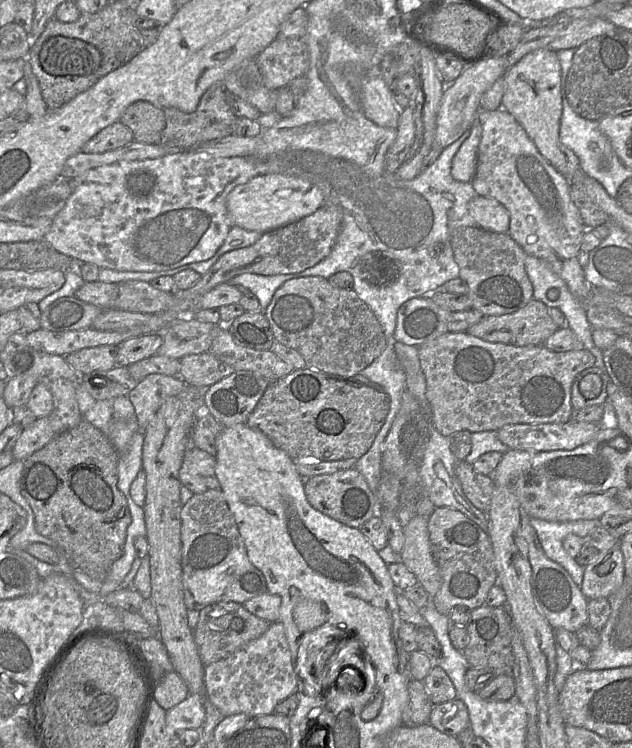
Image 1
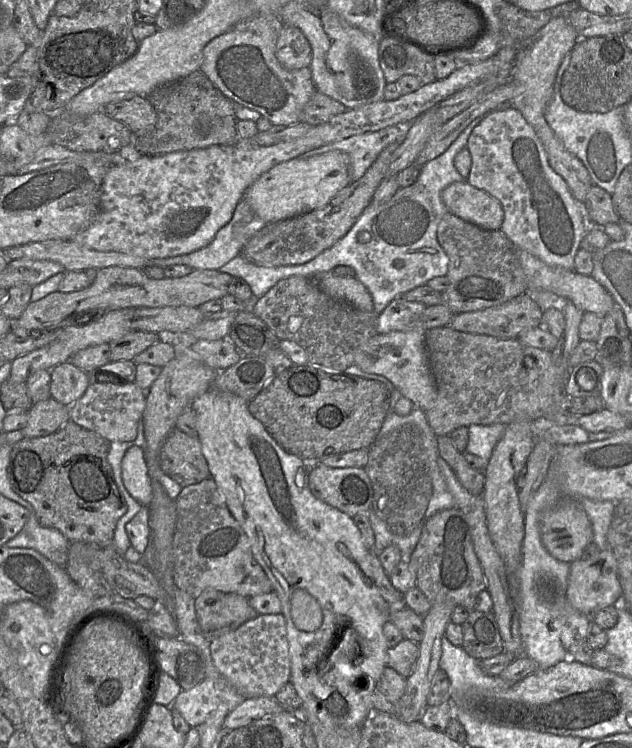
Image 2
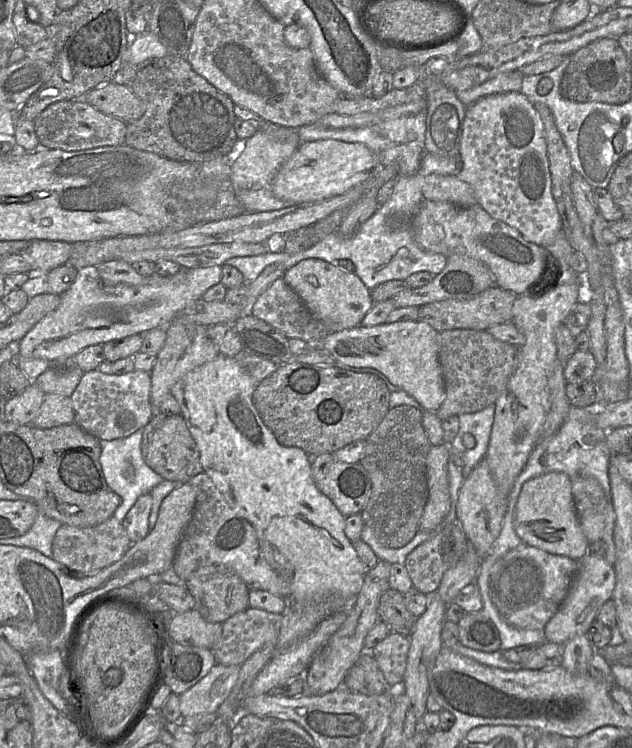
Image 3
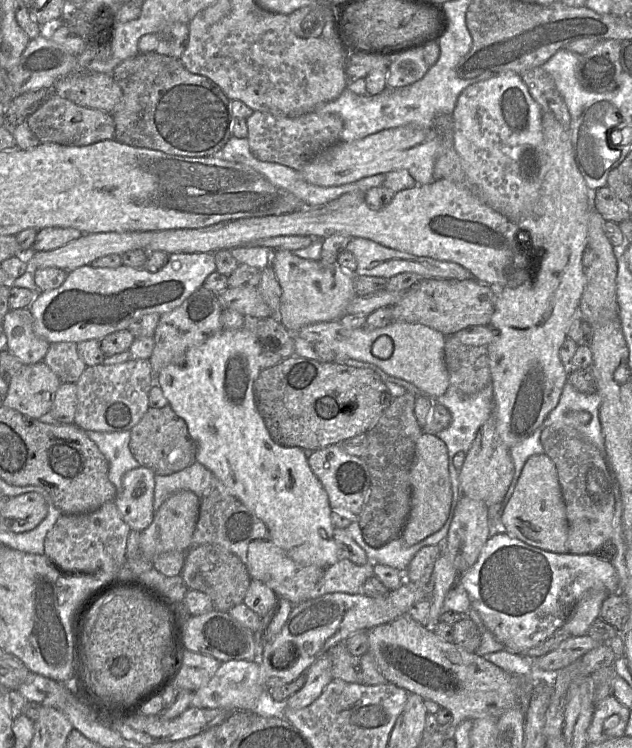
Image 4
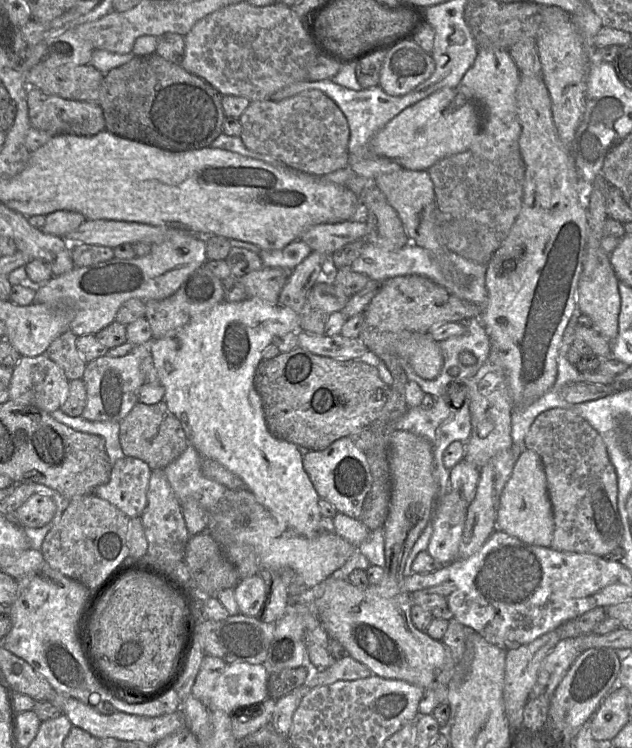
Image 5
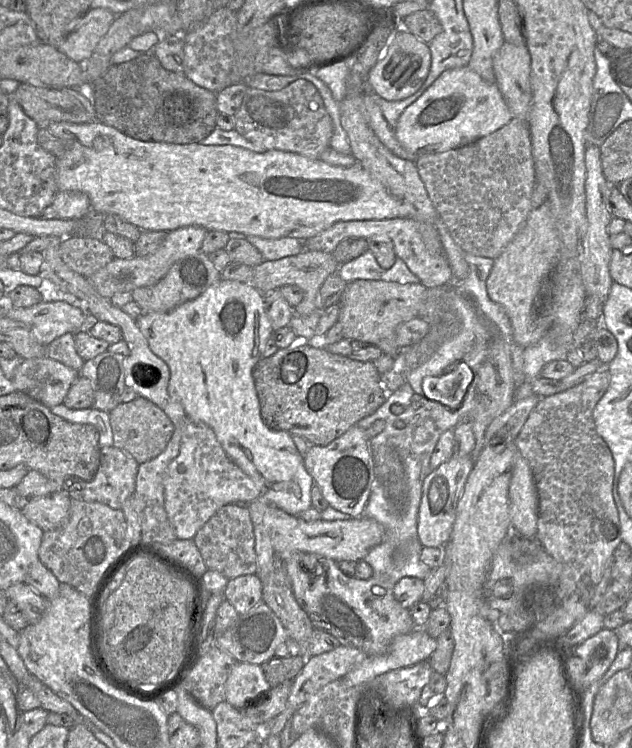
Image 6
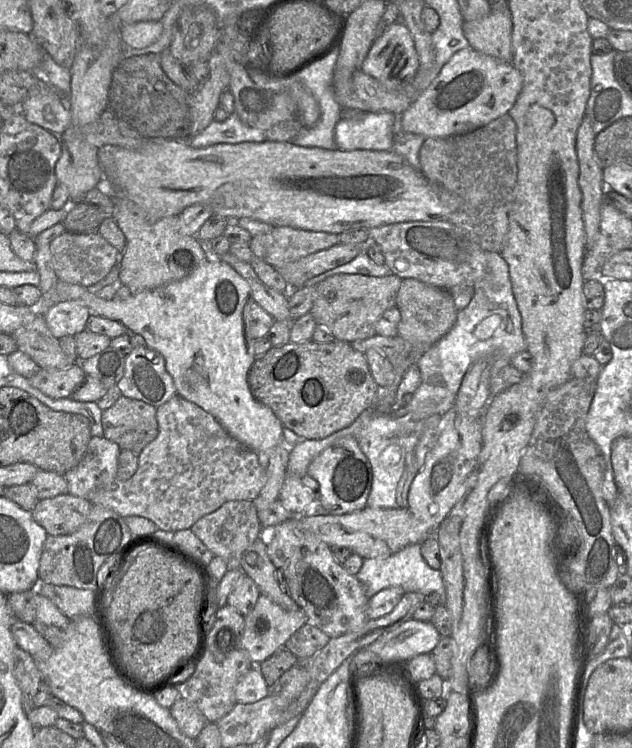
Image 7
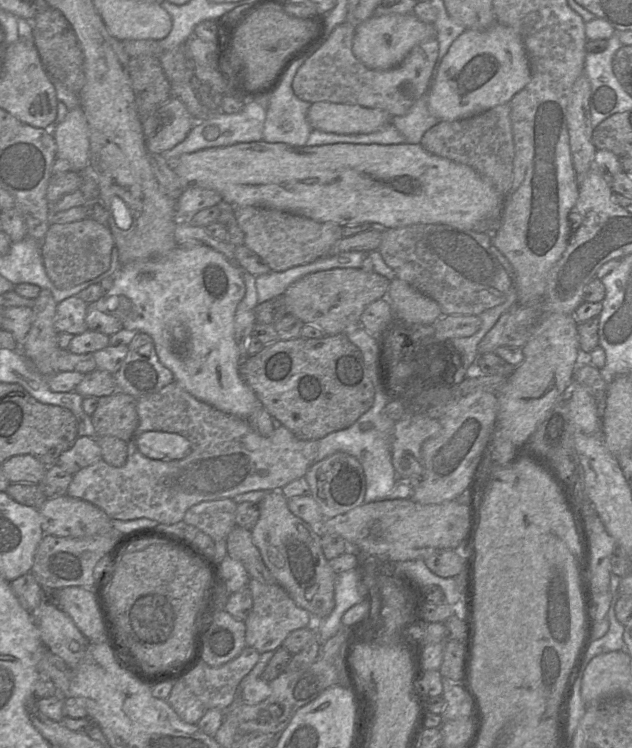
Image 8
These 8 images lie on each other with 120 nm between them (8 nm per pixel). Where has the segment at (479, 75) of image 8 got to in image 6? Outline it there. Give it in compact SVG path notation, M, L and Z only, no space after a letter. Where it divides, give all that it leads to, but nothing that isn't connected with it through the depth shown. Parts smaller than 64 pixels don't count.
M468 66L446 70L400 115L396 138L416 156L466 146L499 130L513 118L496 83L484 81Z

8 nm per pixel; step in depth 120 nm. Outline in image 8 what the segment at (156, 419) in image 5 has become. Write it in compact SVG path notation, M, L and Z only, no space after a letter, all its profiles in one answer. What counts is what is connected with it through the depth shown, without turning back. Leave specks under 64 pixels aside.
M119 391L99 398L91 415L96 436L116 437L128 443L139 423L136 406L137 399Z

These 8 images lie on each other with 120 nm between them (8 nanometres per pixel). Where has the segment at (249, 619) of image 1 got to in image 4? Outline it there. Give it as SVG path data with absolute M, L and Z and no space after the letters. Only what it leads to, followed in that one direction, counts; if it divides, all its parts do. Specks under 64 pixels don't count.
M213 544L190 547L185 553L184 565L180 575L188 590L207 594L212 600L213 610L221 612L229 612L231 608L243 602L252 579L238 556Z

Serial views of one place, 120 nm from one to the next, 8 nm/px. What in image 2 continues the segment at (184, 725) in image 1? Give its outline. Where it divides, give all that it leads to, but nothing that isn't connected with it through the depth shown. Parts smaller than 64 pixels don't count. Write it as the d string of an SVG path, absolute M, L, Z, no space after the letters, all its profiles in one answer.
M204 678L190 690L182 690L169 708L177 710L191 728L198 728L220 703L214 680Z

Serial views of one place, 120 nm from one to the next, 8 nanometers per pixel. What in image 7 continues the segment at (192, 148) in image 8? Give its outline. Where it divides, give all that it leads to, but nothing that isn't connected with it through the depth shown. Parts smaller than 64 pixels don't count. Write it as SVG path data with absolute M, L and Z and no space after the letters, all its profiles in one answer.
M232 113L223 122L217 122L215 120L210 122L188 144L193 148L205 148L220 143L260 143L263 141L266 141L266 136L261 130L245 125L236 113Z

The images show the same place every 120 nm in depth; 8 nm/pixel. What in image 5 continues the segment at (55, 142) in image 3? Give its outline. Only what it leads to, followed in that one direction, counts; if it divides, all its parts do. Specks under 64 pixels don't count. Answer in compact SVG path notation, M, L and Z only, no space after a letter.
M36 87L28 88L27 102L32 128L42 130L51 137L62 134L94 136L106 129L103 110L96 102L64 99Z

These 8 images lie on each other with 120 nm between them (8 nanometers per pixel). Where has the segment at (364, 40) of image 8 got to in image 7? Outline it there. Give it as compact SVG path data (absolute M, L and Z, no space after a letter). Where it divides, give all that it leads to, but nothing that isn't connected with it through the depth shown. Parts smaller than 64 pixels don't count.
M402 22L387 27L373 42L361 71L388 89L414 78L419 57L409 28Z

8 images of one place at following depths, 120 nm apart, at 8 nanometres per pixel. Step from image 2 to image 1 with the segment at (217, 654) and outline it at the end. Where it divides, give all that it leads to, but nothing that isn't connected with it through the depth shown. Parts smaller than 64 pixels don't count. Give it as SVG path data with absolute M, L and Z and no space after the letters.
M272 622L268 630L259 638L249 642L227 658L206 665L205 688L211 703L225 717L243 713L249 718L254 718L274 713L276 705L296 693L297 690L297 676L282 623Z

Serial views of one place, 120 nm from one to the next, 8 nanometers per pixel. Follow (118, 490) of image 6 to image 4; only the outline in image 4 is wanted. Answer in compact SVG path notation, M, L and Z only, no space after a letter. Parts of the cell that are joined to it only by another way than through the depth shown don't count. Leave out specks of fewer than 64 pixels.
M140 466L122 478L121 491L113 502L131 530L142 532L153 520L154 476L151 469Z

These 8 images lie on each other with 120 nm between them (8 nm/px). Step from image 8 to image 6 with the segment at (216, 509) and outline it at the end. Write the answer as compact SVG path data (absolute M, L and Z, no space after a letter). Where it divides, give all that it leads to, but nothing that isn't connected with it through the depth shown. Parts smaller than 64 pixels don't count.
M228 504L221 507L196 533L194 542L207 570L215 570L227 579L252 575L257 571L255 535L247 505Z

